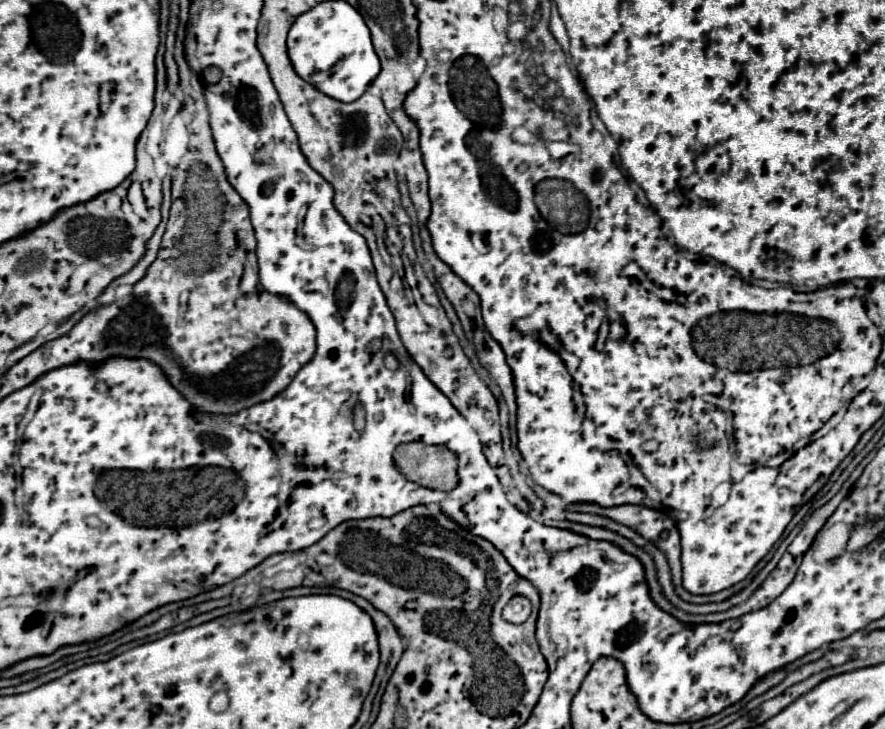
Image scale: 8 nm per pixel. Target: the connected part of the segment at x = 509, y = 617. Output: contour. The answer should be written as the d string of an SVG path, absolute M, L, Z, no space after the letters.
M514 596L502 610L502 618L506 622L512 622L512 624L522 624L528 620L530 616L530 600L526 600L524 596Z

